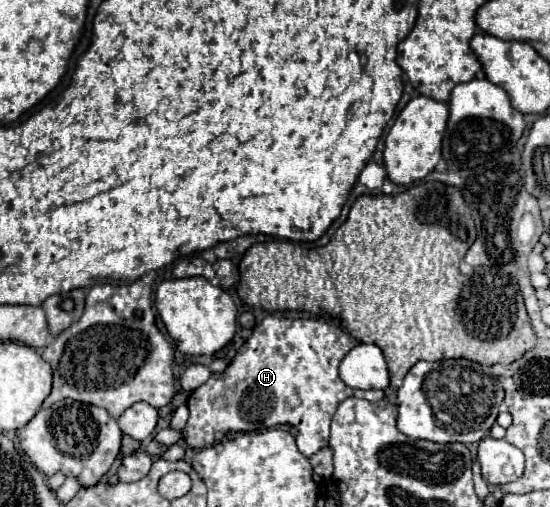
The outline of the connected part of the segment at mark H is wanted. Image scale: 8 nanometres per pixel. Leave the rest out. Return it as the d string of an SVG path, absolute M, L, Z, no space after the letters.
M266 316L260 324L254 326L252 336L250 336L250 338L242 344L242 348L236 352L236 356L234 356L234 360L230 362L230 366L228 366L222 374L212 374L210 380L208 380L206 384L202 384L198 390L194 390L194 392L190 394L190 398L188 398L190 418L188 418L186 426L182 428L182 440L184 440L184 444L186 444L188 448L196 448L196 450L198 450L198 448L206 448L208 444L214 444L218 432L220 432L220 434L230 434L230 432L254 432L254 430L274 428L274 426L286 424L286 426L294 426L294 428L298 430L298 432L296 432L295 440L296 444L298 444L298 448L300 448L300 452L302 452L304 456L312 456L316 450L328 446L328 438L330 438L330 420L332 420L332 416L334 416L338 404L340 404L344 398L348 398L348 396L362 396L362 398L366 398L366 400L380 400L380 398L384 398L384 392L382 392L382 390L354 390L354 388L346 386L346 384L340 380L340 376L338 376L338 364L340 364L340 360L344 358L344 354L348 354L348 350L352 350L352 346L354 346L354 340L352 340L346 332L342 332L338 326L328 324L328 322L322 320L322 318L284 318L284 316Z

